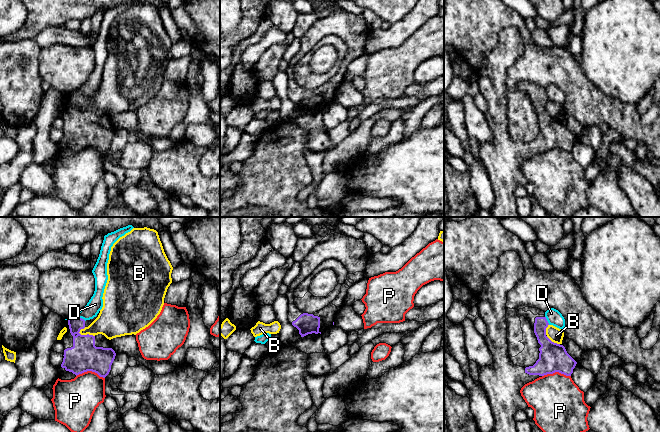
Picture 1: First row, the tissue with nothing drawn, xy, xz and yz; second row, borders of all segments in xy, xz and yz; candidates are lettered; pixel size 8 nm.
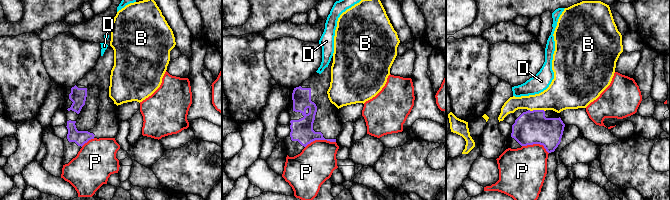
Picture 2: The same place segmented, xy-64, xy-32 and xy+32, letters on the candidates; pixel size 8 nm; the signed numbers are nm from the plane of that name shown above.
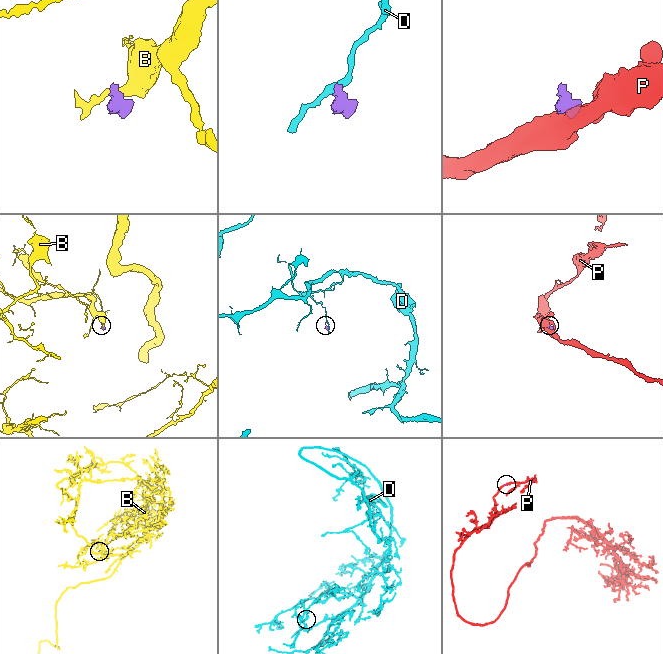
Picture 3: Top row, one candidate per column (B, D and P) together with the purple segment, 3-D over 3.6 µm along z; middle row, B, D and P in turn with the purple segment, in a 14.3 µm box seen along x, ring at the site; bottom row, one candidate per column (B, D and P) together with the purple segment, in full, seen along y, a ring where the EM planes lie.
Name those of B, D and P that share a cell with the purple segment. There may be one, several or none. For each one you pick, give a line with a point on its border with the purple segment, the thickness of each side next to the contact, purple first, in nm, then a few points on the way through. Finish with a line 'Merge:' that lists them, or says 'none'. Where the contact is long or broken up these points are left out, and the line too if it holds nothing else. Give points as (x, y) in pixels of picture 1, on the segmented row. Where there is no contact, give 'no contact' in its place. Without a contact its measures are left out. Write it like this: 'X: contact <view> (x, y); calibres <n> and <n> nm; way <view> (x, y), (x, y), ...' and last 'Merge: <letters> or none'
Merge: none

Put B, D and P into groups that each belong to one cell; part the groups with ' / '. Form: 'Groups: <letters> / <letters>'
Groups: B / D / P

